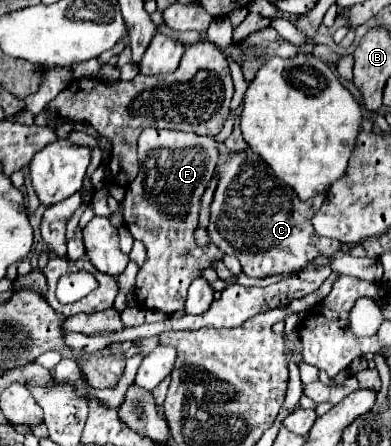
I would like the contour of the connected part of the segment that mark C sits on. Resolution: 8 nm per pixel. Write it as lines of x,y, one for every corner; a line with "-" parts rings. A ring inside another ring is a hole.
247,148
241,152
219,154
215,176
219,182
211,202
211,220
207,226
209,242
223,254
237,256
247,276
289,276
303,270
313,258
335,256
341,250
337,240
319,236
311,224
311,218
321,208
325,194
319,194
307,202
299,200
295,190
279,182
255,150

